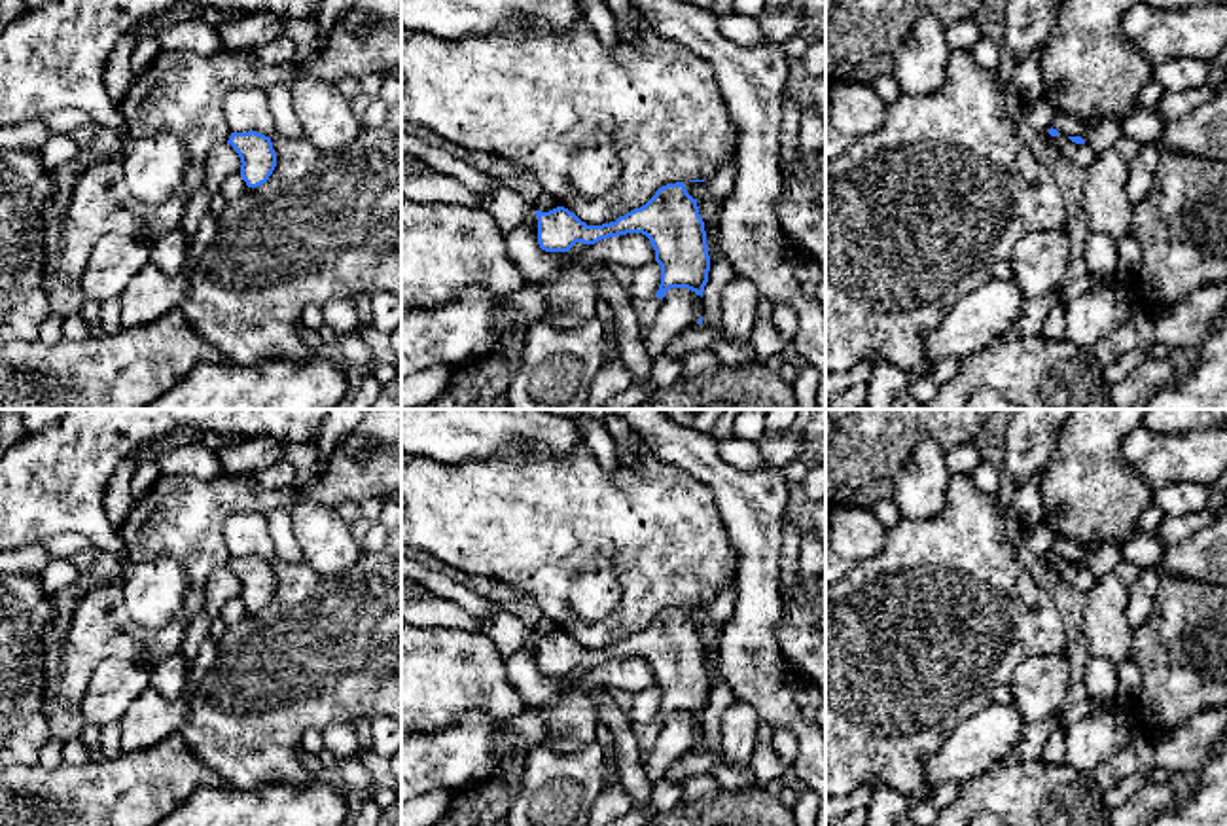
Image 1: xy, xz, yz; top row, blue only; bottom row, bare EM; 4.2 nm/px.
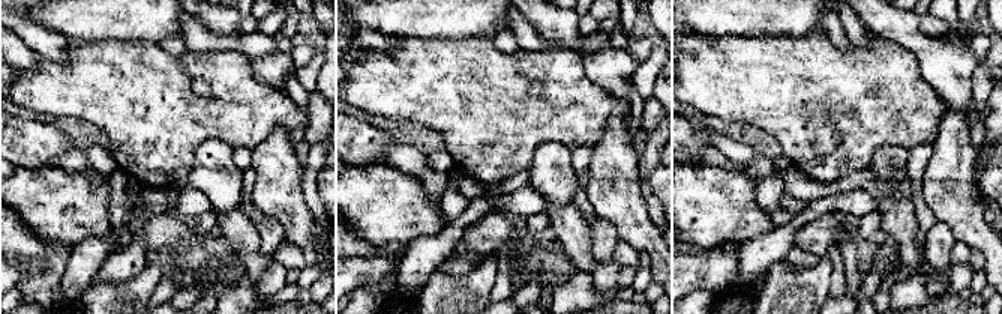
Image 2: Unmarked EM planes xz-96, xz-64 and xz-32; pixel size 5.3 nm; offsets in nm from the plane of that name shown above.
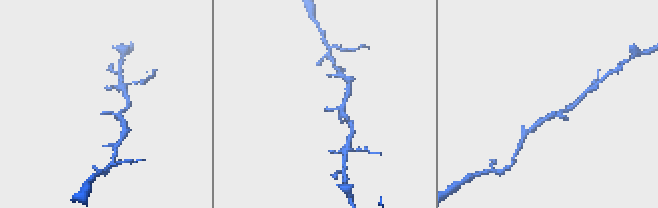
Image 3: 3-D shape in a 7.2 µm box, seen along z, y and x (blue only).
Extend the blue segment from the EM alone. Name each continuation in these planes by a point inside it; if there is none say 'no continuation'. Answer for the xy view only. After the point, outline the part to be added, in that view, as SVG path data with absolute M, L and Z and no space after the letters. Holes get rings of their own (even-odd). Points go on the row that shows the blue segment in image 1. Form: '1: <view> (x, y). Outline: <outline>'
no continuation

